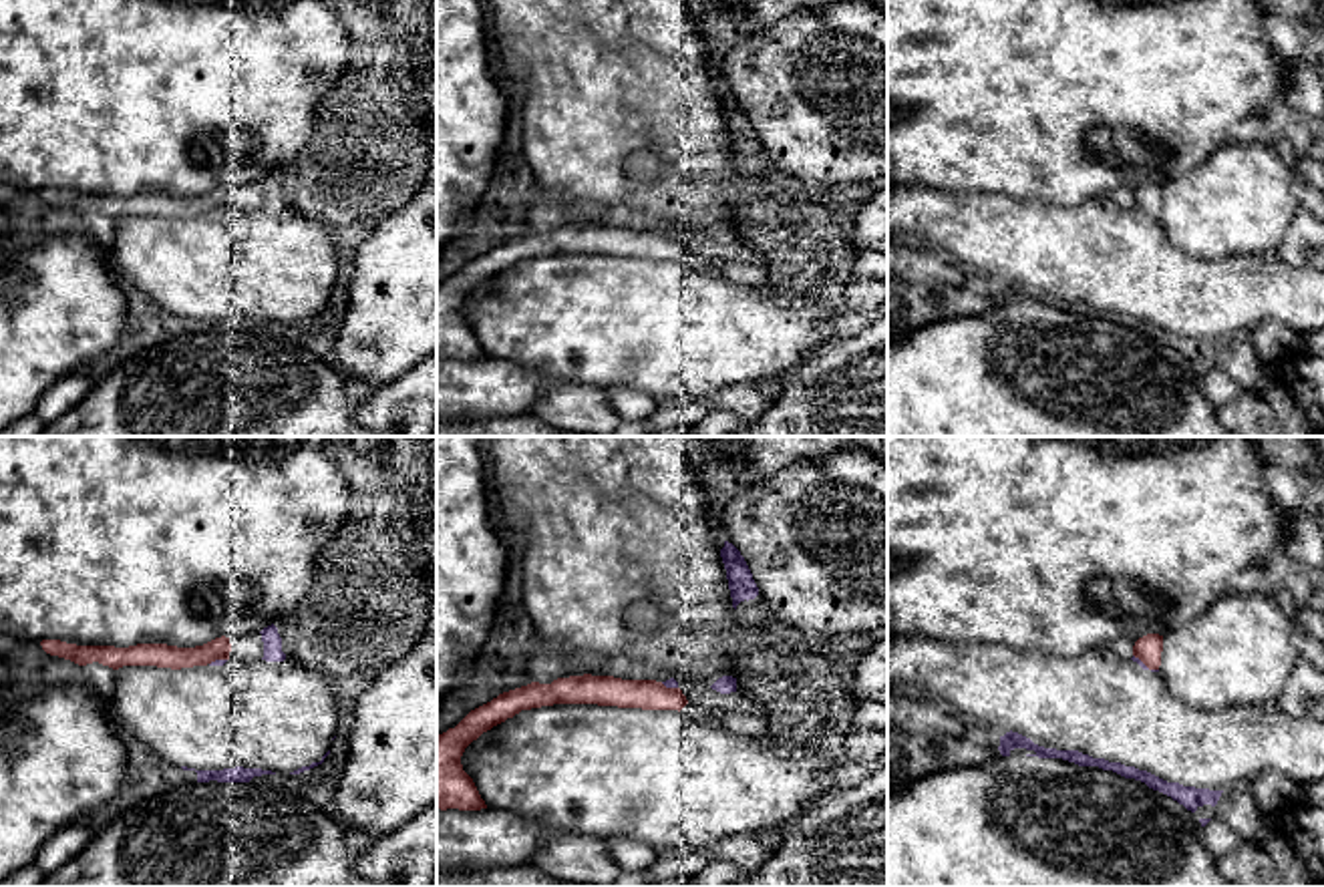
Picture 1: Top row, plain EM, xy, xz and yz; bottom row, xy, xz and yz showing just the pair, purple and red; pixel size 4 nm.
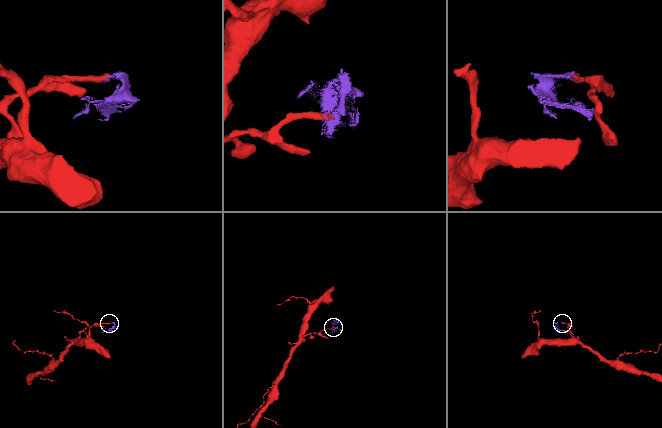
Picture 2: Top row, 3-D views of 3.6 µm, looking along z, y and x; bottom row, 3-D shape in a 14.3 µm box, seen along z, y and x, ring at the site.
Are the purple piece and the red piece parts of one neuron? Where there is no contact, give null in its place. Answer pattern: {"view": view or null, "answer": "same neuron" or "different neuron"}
{"view": "yz", "answer": "different neuron"}

